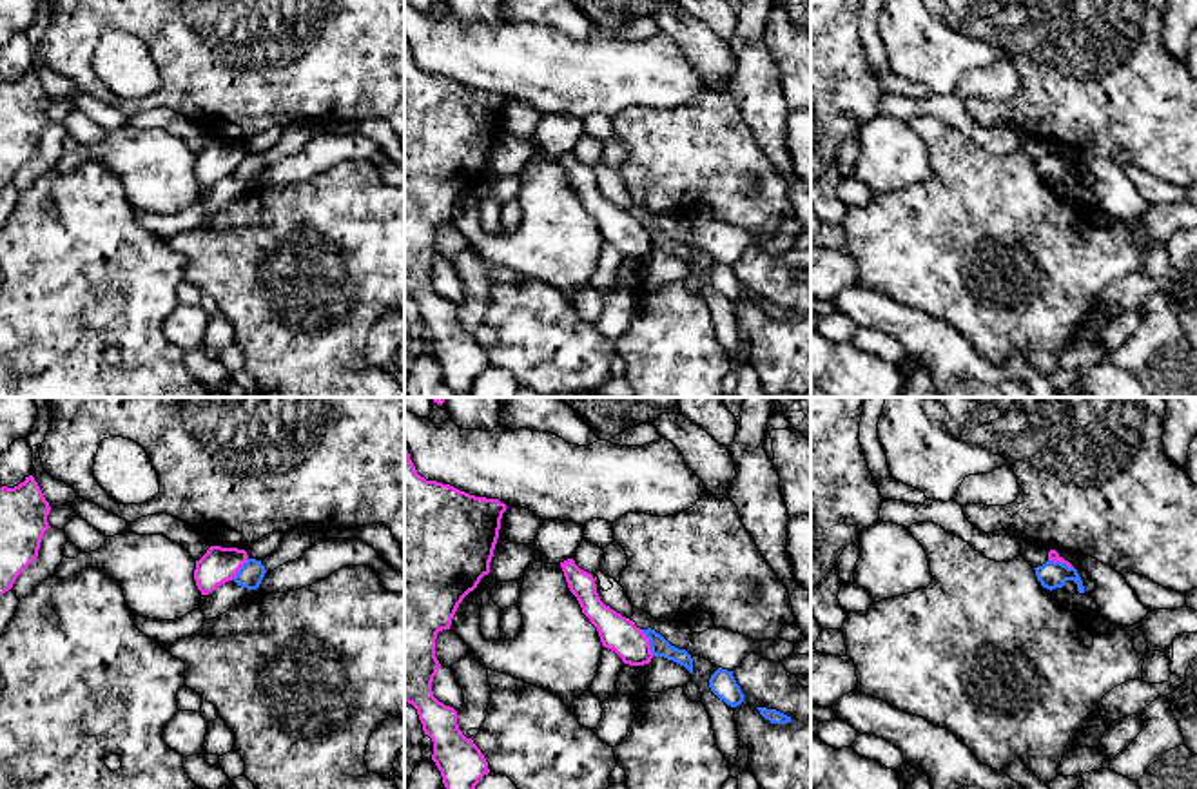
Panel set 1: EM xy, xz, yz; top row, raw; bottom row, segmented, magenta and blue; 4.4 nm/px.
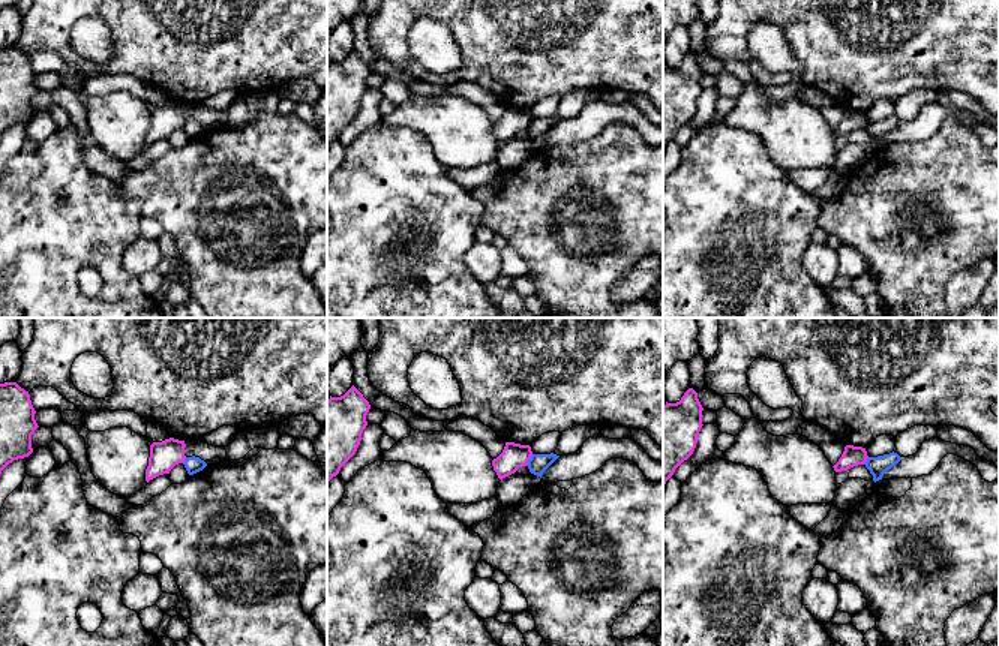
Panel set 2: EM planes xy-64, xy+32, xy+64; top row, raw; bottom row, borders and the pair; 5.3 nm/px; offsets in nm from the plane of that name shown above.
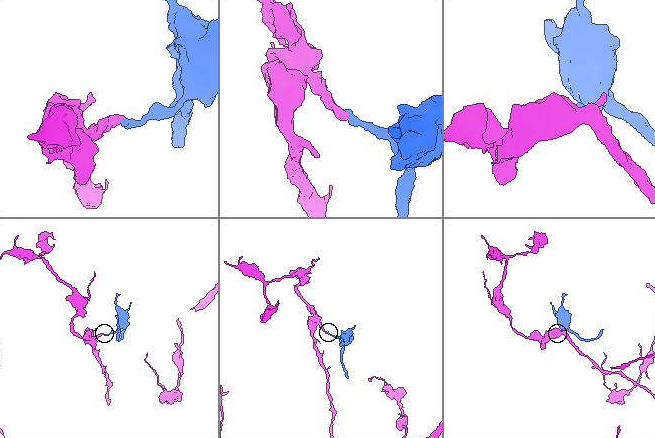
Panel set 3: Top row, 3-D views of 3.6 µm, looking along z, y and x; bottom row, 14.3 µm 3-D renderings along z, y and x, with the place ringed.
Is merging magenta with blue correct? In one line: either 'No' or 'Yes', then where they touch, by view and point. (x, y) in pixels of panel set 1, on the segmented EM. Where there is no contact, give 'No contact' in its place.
No. Touches magenta at xz (648, 642)

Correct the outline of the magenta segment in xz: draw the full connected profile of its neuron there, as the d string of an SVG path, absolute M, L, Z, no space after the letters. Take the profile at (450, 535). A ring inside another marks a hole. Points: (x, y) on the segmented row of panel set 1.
M404 448L404 700L417 709L424 735L433 742L432 760L446 789L475 789L490 773L488 762L457 724L457 711L433 696L439 669L435 638L450 629L462 599L490 573L506 504L475 497L450 484L421 477Z

